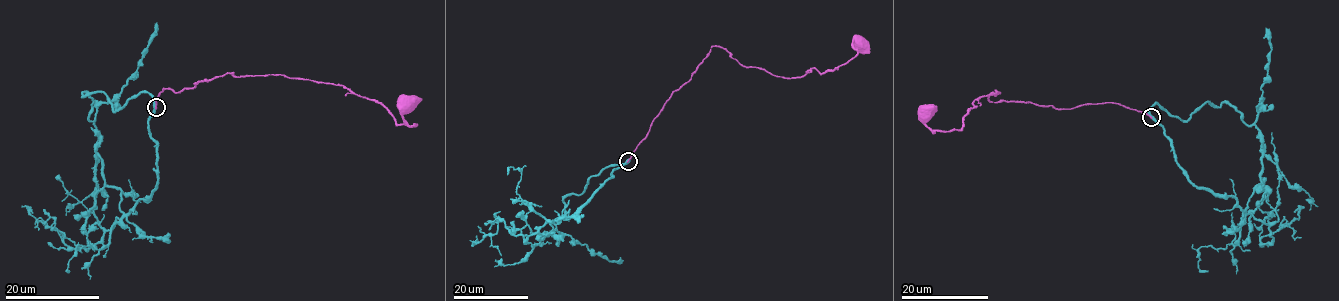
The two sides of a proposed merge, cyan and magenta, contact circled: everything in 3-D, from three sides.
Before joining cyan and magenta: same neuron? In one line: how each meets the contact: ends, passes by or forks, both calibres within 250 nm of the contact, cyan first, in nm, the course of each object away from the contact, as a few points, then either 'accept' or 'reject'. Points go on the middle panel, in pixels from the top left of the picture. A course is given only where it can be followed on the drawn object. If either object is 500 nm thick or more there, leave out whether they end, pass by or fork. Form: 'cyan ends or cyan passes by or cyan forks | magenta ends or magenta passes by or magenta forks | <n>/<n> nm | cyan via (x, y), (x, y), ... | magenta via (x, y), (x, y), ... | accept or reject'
cyan passes by | magenta ends | 380/200 nm | cyan via (628, 161), (567, 218), (546, 223), (534, 233), (515, 235), (499, 218), (495, 234), (469, 240) | magenta via (628, 161), (664, 103), (689, 81), (712, 46), (721, 46), (745, 66), (795, 78), (852, 59), (858, 40) | accept

